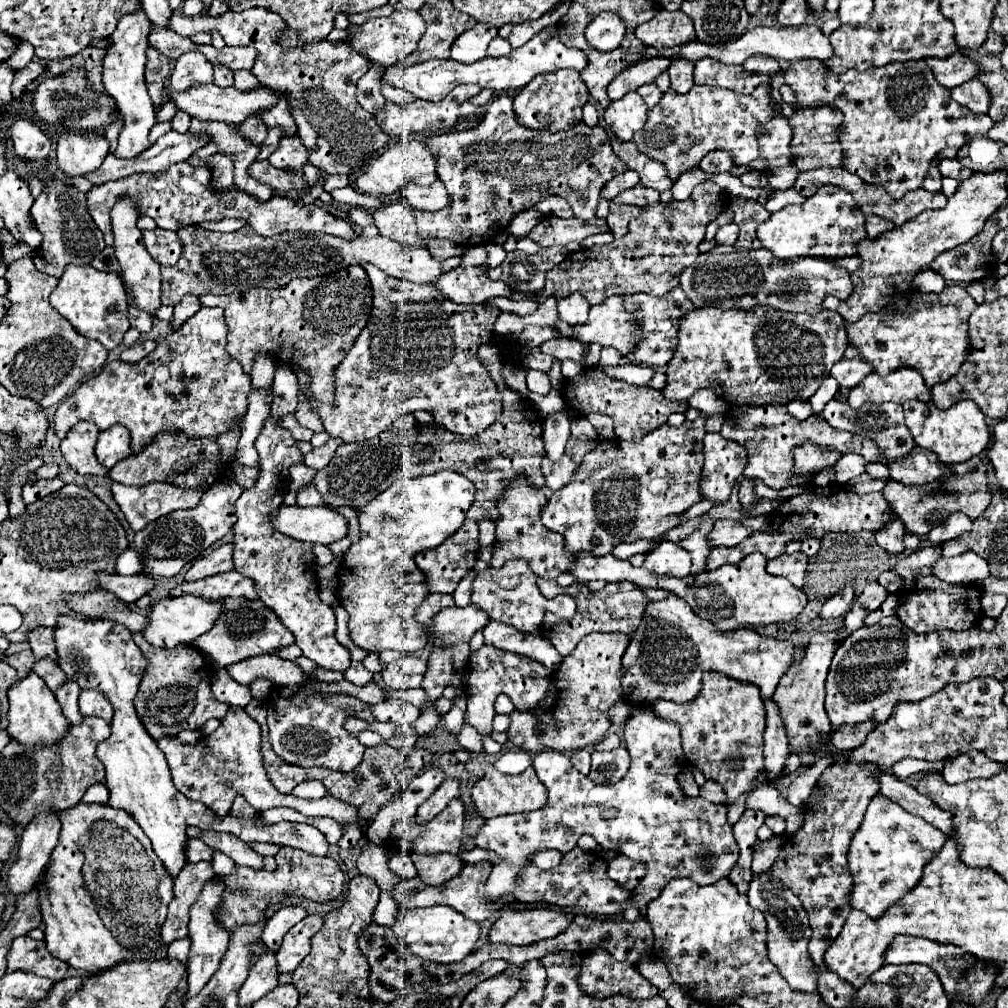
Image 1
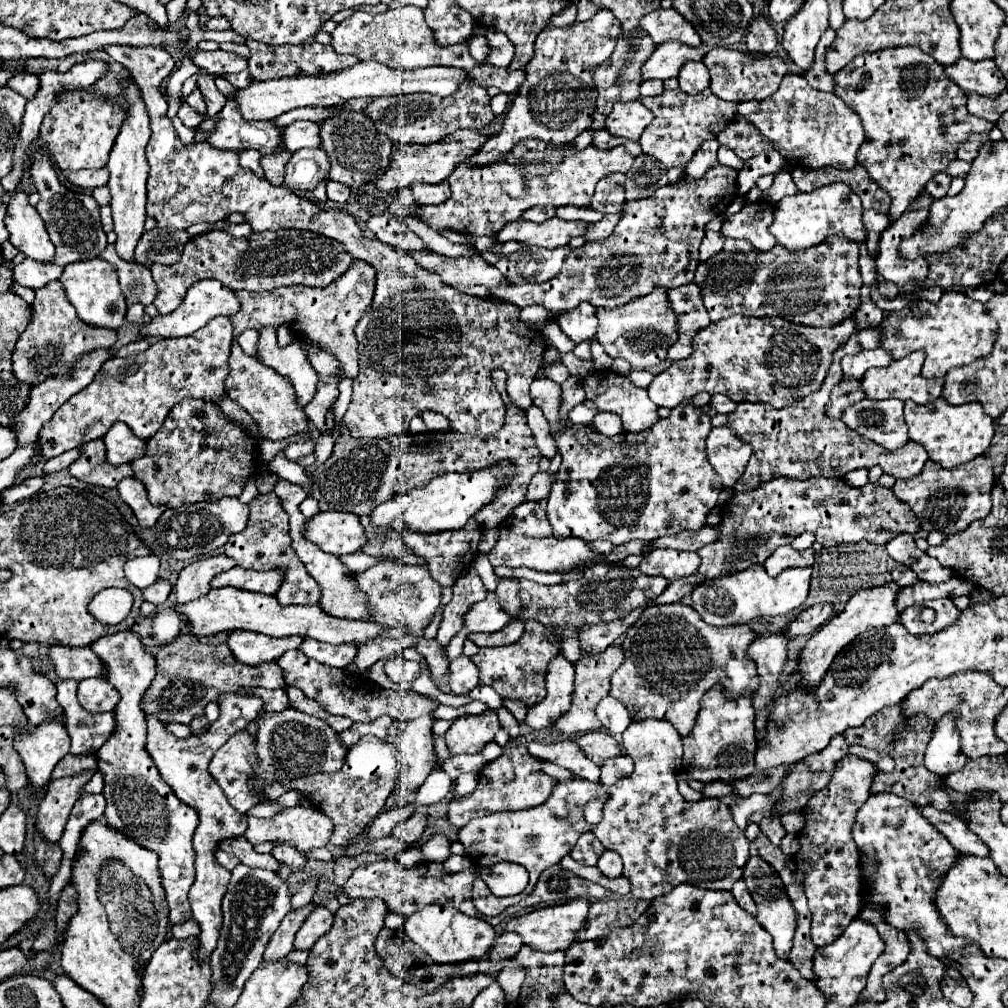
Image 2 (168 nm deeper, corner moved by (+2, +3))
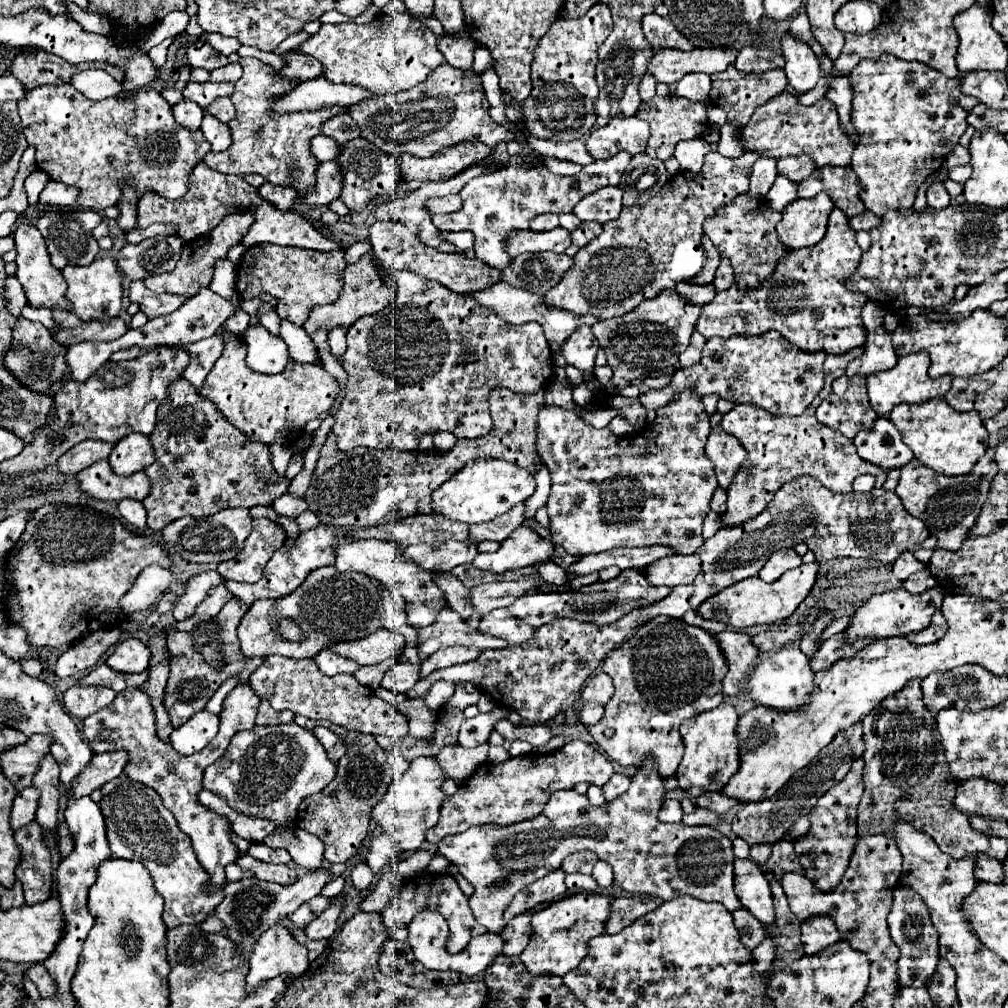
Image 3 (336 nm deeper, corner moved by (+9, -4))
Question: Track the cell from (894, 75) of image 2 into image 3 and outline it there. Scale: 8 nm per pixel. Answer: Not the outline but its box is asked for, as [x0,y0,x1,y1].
[849,54,979,216]

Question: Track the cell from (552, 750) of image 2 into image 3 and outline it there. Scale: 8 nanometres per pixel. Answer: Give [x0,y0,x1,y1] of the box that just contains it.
[586,786,606,807]

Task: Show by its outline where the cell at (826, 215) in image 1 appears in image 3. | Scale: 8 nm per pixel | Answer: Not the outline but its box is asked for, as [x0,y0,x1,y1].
[777,192,833,248]

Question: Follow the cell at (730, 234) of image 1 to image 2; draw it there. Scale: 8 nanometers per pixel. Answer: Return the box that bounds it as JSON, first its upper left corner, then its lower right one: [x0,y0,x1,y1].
[722,201,776,251]

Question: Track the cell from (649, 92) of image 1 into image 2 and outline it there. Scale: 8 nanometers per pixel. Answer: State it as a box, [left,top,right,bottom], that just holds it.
[640,79,664,97]

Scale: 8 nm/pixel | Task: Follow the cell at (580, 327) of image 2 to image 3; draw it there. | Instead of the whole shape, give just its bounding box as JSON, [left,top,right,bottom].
[561,324,599,372]

